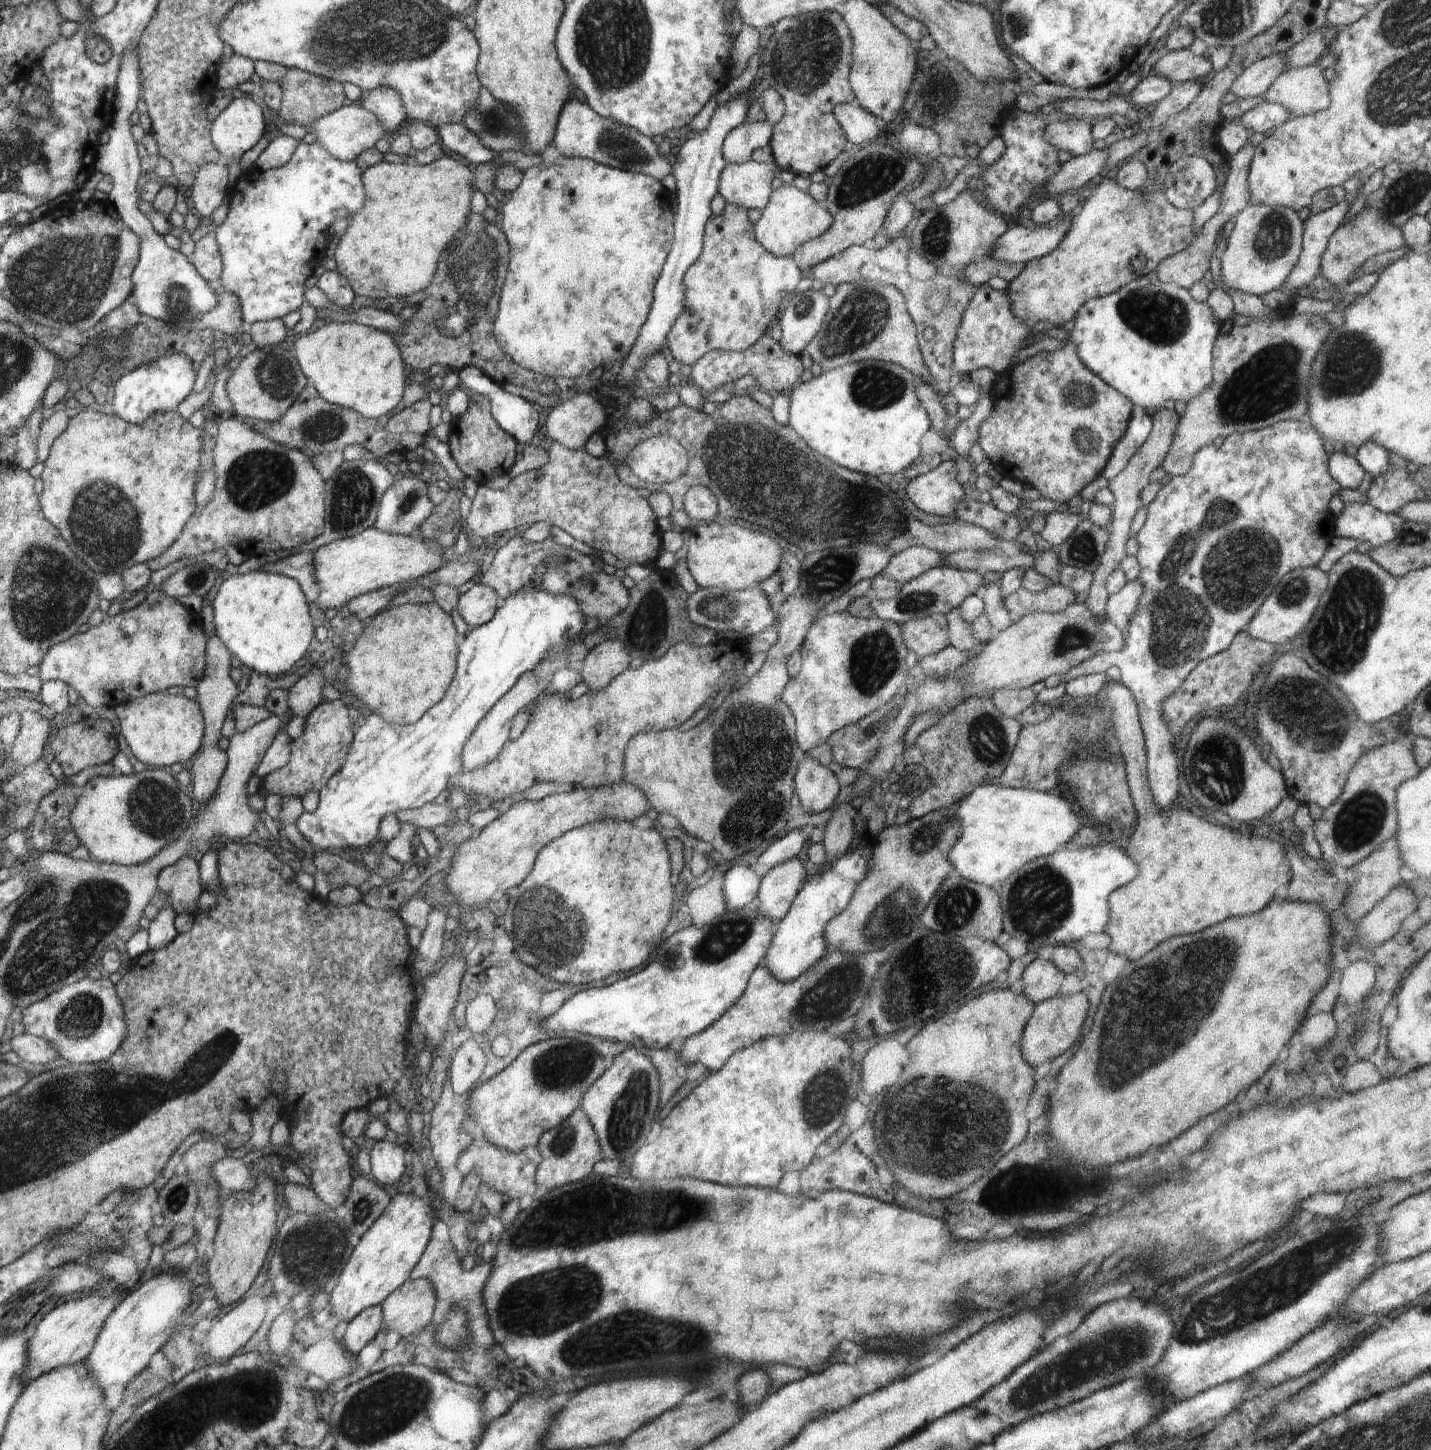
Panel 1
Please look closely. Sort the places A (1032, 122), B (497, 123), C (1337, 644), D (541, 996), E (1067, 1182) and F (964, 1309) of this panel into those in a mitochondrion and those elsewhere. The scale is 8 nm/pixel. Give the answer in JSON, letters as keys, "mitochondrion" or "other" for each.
{"A":"other","B":"mitochondrion","C":"mitochondrion","D":"other","E":"mitochondrion","F":"other"}

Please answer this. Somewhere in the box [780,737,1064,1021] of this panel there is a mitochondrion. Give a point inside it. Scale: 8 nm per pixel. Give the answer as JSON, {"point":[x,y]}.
{"point":[896,910]}

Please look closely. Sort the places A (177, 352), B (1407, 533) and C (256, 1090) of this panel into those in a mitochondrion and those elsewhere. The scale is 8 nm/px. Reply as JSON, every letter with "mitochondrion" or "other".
{"A":"other","B":"other","C":"other"}

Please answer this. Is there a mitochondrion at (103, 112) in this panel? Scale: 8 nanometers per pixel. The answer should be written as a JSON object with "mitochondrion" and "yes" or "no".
{"mitochondrion":"no"}

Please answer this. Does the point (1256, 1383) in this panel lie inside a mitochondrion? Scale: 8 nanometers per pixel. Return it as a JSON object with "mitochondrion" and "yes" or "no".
{"mitochondrion":"no"}

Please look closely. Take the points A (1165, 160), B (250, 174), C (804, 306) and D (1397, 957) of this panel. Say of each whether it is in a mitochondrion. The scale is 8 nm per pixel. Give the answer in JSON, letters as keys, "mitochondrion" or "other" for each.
{"A":"other","B":"other","C":"mitochondrion","D":"mitochondrion"}

